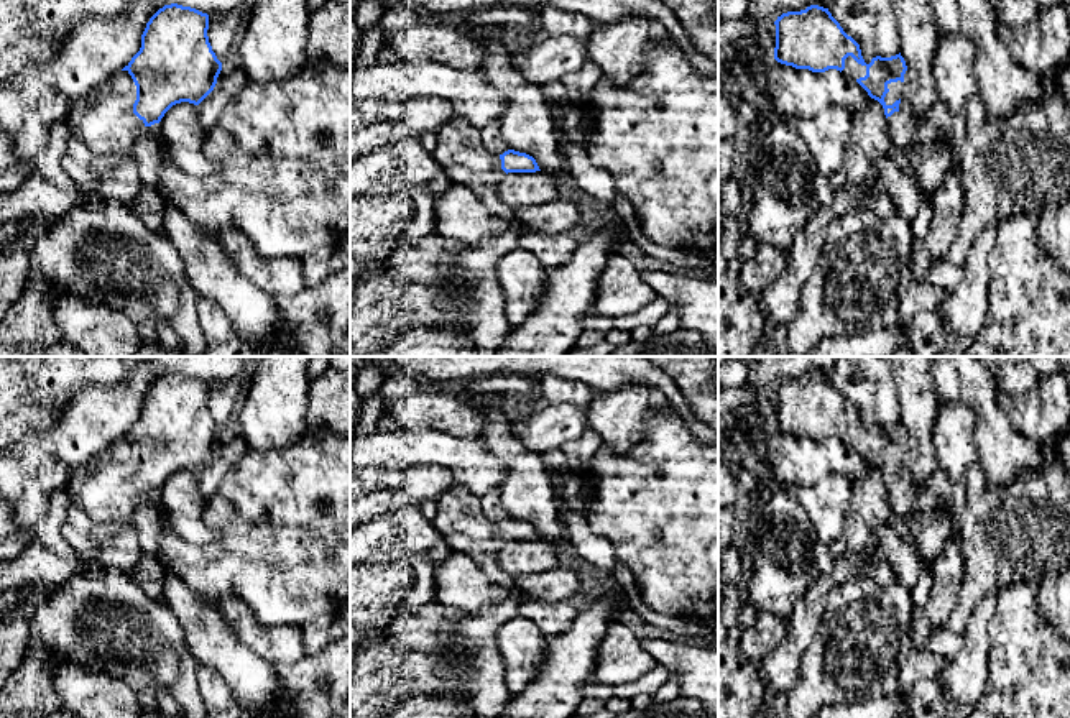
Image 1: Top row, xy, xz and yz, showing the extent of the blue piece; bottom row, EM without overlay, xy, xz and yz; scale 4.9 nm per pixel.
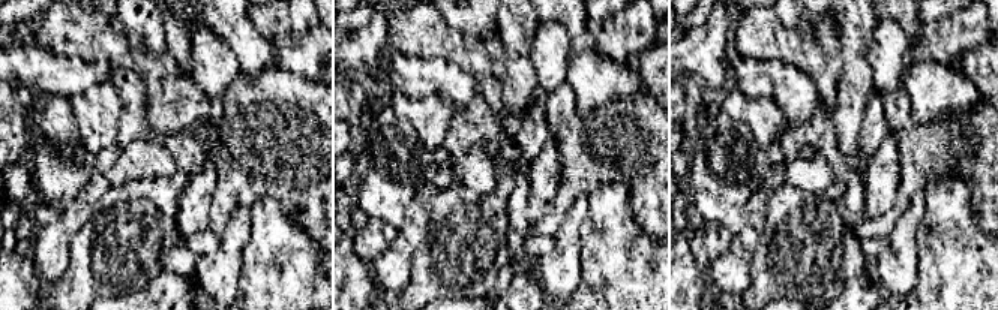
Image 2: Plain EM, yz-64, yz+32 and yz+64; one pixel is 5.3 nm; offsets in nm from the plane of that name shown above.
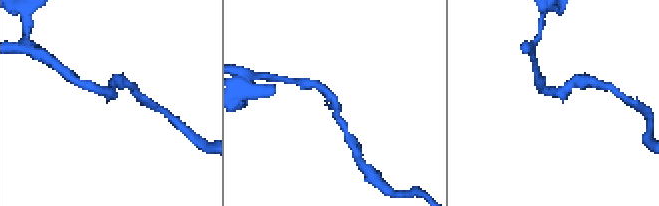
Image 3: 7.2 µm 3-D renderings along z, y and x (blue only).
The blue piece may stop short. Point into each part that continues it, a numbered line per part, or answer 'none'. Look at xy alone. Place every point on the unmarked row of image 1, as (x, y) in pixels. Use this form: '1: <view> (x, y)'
1: xy (104, 488)

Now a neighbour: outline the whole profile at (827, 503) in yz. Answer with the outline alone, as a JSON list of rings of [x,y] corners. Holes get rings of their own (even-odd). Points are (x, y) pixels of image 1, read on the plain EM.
[[[828,475],[814,485],[786,485],[784,490],[805,509],[825,545],[843,536],[853,501],[853,485],[845,476]]]

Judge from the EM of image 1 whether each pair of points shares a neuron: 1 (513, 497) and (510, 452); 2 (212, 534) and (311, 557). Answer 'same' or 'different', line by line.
1: same
2: different

